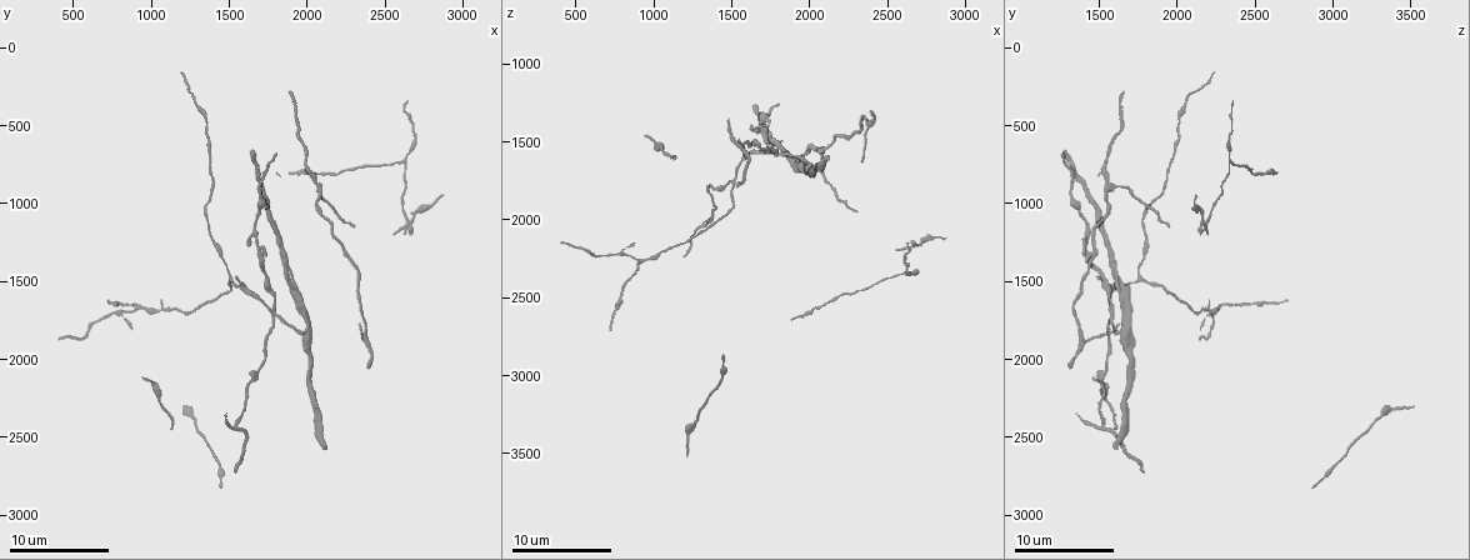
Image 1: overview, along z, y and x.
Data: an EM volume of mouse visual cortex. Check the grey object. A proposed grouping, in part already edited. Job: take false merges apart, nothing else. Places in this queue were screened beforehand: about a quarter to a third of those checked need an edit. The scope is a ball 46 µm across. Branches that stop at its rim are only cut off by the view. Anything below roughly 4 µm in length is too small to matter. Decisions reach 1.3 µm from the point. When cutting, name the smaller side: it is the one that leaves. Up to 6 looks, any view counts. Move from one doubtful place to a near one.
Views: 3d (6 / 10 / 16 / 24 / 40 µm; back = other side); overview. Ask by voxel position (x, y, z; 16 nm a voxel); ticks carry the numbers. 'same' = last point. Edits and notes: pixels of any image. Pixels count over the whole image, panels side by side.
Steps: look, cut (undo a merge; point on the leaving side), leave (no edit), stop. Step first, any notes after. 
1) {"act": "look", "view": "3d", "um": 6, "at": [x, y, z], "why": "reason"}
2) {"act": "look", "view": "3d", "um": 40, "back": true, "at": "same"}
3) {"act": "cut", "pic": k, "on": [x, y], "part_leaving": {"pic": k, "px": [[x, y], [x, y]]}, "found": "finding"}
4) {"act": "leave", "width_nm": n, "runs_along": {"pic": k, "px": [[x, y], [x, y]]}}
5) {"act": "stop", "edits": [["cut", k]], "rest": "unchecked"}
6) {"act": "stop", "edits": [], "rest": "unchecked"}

{"act": "look", "view": "3d", "um": 16, "at": [1780, 1700, 1560], "why": "four-way junction"}

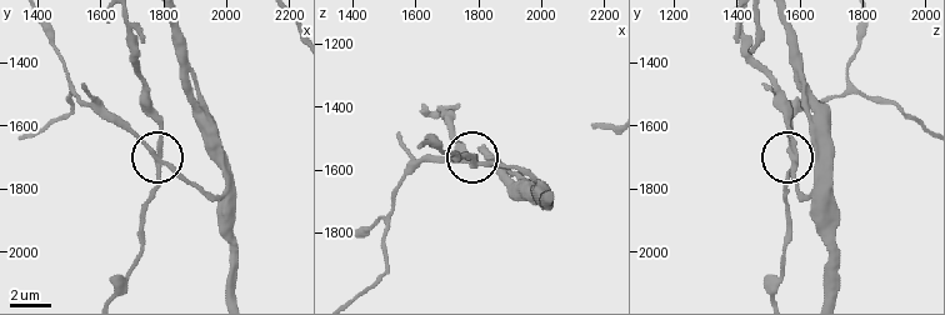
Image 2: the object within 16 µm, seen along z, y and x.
{"act": "cut", "pic": 2, "on": [163, 131], "width_nm": 220, "part_leaving": {"pic": 2, "px": [[155, 159], [155, 193], [145, 213], [140, 254], [120, 294]]}, "found": "two neurons meet here"}

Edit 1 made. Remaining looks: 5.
{"act": "look", "view": "3d", "um": 16, "at": [2640, 1100, 2180], "why": "a fork"}

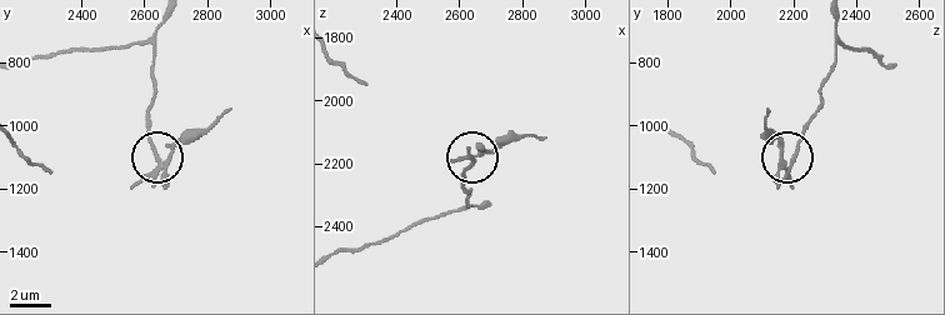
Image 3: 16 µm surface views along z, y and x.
{"act": "cut", "pic": 3, "on": [174, 149], "width_nm": 220, "part_leaving": {"pic": 3, "px": [[158, 169], [178, 145], [198, 136], [231, 110]]}, "found": "two neurons meet here"}

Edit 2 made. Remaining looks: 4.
{"act": "look", "view": "overview", "why": "redraw"}

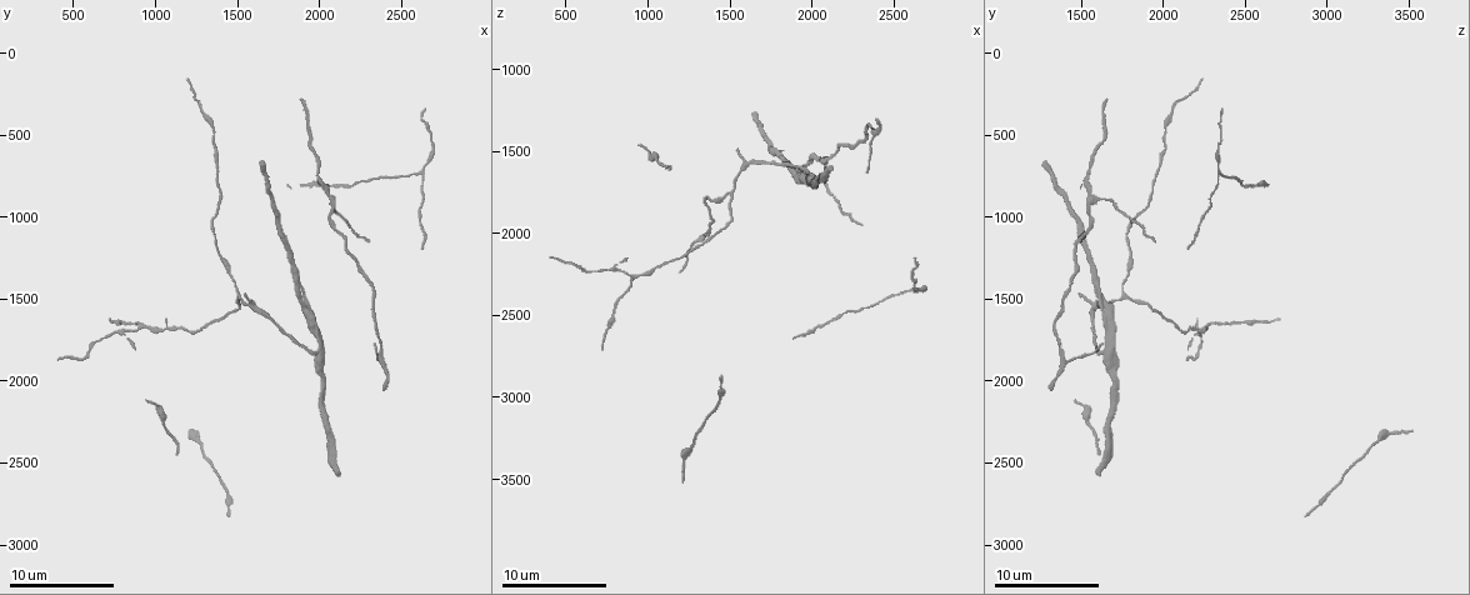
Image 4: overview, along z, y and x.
{"act": "look", "view": "3d", "um": 10, "at": [2620, 740, 2340], "why": "three-way junction"}

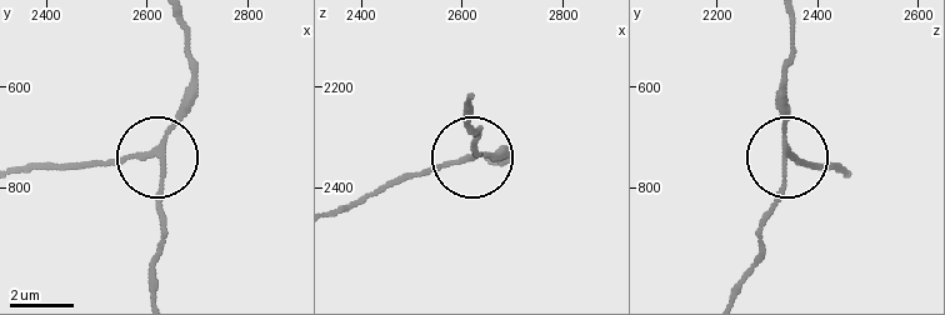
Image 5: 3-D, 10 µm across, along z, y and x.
{"act": "cut", "pic": 5, "on": [109, 164], "width_nm": 120, "found": "two neurons meet here"}

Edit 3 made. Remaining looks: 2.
{"act": "stop", "edits": [["cut", 2], ["cut", 3], ["cut", 5]], "rest": "unchecked"}

